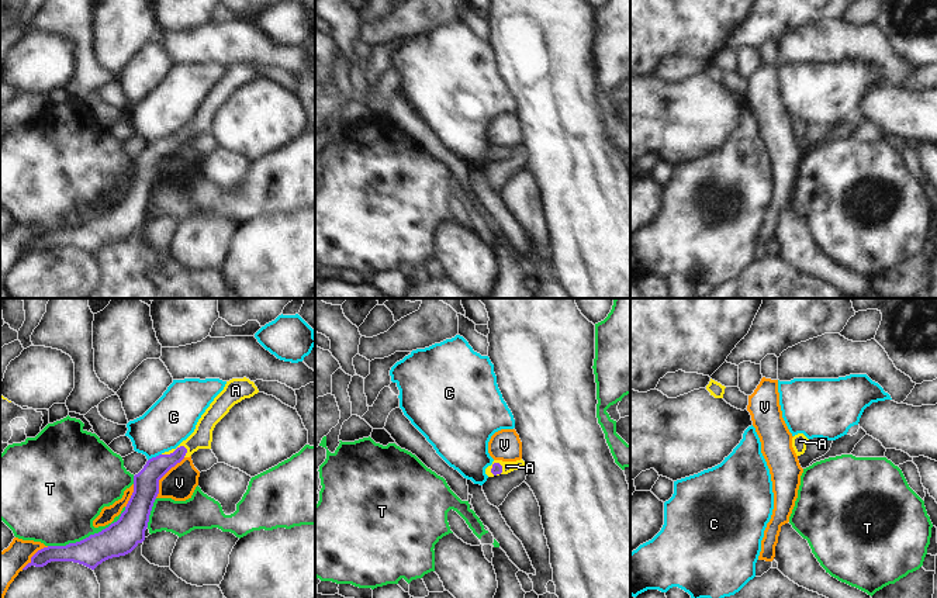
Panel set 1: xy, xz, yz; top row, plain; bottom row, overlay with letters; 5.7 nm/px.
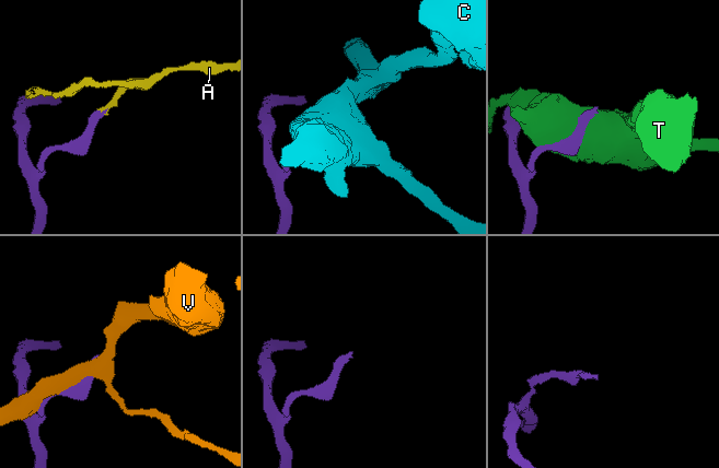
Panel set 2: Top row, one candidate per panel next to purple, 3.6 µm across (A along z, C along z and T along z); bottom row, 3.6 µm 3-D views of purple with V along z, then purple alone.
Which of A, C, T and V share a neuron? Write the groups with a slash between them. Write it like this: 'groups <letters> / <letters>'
groups A / C / T / V

